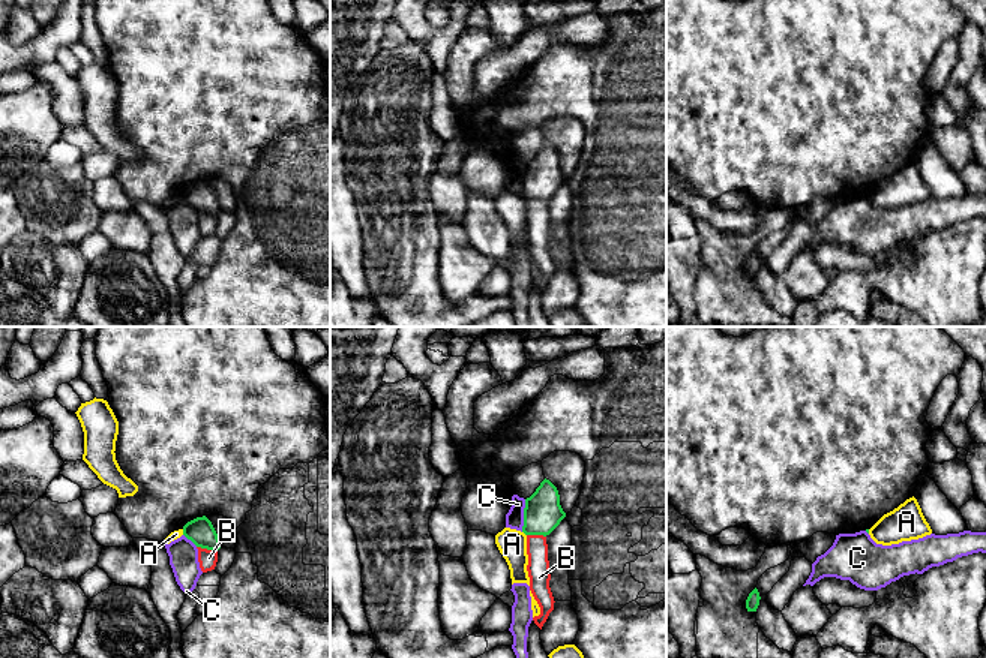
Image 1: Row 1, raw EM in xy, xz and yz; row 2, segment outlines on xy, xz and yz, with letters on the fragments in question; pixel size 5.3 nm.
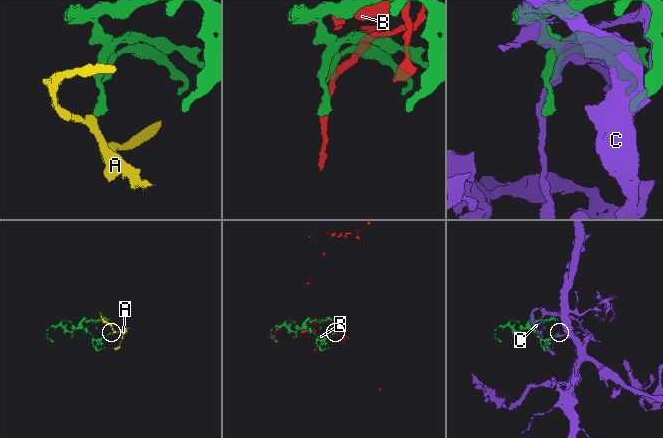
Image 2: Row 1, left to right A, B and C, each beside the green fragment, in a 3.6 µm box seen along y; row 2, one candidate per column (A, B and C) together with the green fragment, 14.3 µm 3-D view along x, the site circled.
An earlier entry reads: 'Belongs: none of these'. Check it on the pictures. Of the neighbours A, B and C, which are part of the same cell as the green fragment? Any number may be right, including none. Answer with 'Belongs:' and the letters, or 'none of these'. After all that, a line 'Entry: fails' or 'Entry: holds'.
Belongs: none of these
Entry: holds

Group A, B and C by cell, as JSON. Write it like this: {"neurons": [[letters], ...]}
{"neurons": [["A"], ["B"], ["C"]]}

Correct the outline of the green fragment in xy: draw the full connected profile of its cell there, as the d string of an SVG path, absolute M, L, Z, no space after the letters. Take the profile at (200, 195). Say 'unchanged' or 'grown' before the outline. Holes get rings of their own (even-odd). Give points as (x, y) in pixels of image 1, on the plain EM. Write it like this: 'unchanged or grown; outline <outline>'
unchanged; outline M203 180L188 186L183 190L183 199L197 211L218 216L221 207L212 186Z

